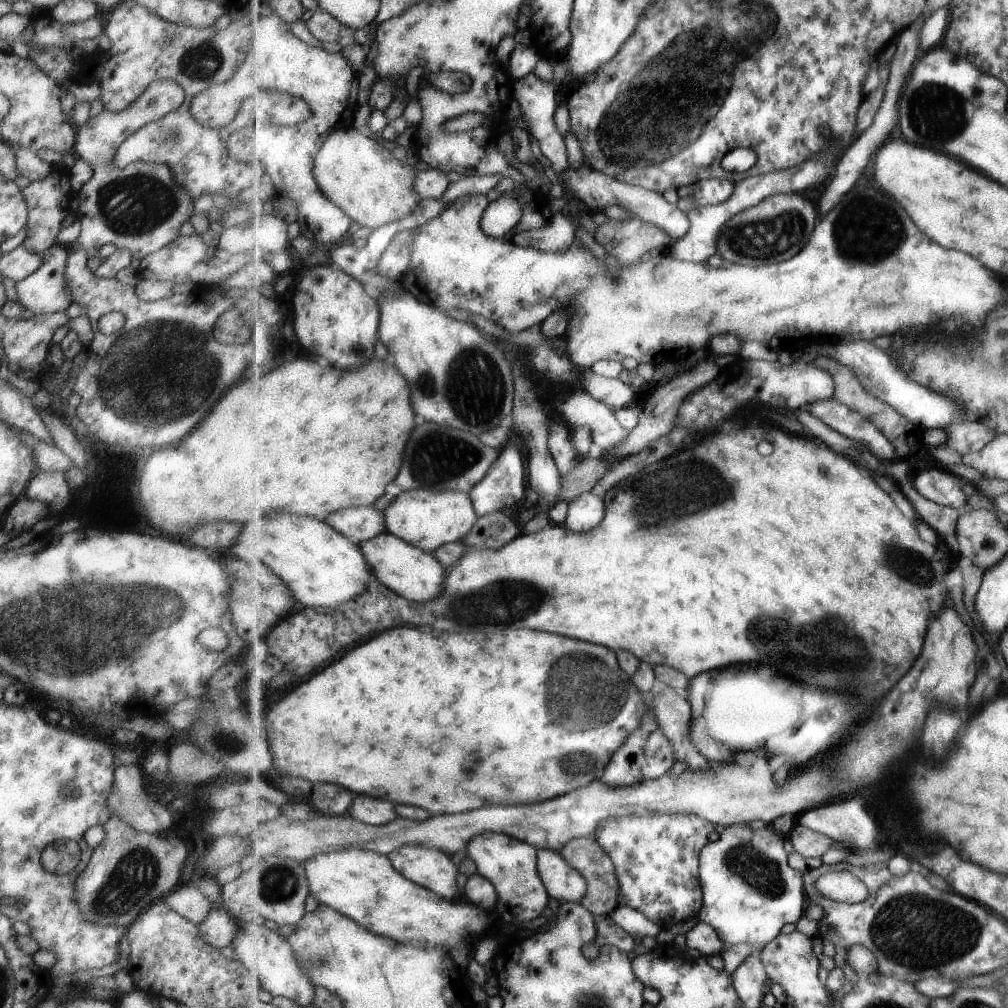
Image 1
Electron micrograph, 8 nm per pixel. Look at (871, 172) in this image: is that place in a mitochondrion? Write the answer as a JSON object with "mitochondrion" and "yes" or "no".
{"mitochondrion":"no"}

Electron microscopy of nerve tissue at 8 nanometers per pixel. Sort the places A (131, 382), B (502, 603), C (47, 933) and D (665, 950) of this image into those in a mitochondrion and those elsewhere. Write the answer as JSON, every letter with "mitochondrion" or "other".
{"A":"mitochondrion","B":"mitochondrion","C":"other","D":"other"}

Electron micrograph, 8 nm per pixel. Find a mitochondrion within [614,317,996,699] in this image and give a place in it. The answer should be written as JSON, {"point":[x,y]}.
{"point":[904,563]}

